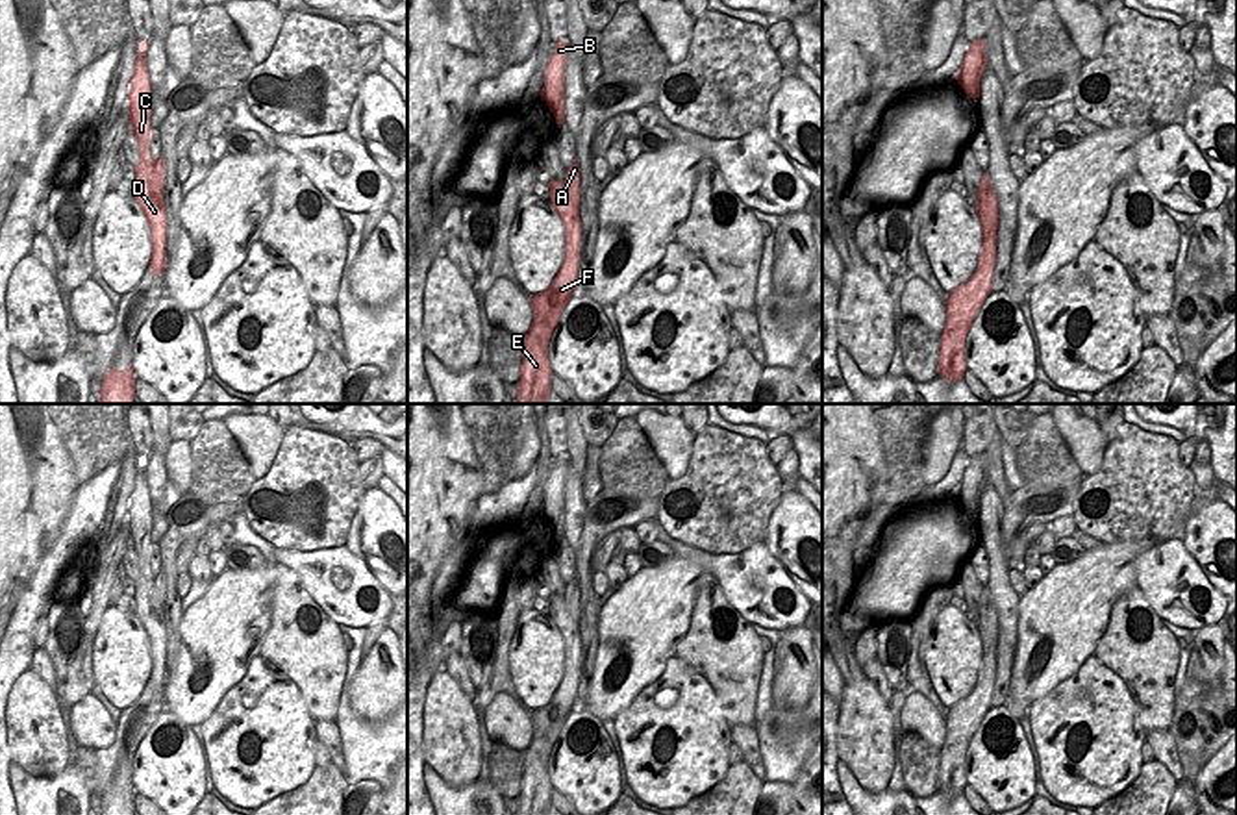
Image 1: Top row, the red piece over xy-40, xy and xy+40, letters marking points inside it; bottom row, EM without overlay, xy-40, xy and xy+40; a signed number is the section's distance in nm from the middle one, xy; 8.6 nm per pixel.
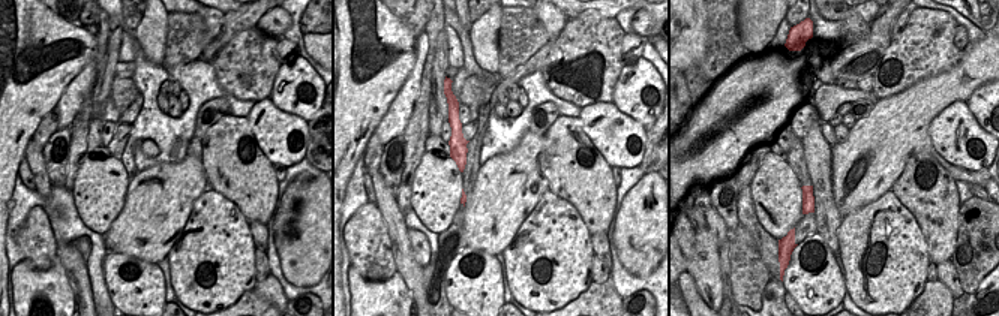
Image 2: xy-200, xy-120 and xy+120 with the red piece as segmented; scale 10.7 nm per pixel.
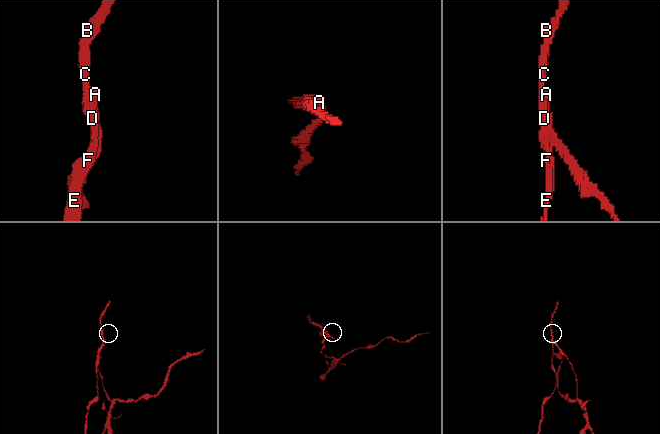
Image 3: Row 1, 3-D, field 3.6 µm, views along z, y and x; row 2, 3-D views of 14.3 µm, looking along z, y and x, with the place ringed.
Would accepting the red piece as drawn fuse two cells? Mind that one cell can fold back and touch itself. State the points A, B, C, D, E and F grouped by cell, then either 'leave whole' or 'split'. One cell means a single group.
A / B C D E F | split

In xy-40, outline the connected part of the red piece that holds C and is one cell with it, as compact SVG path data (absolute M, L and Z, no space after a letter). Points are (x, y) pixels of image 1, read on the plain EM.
M139 456L139 470L135 474L133 491L128 504L128 535L139 559L141 576L135 582L135 615L150 639L152 689L165 689L167 682L167 632L163 609L154 598L156 578L150 570L150 532L152 532L152 502L144 476L148 456Z

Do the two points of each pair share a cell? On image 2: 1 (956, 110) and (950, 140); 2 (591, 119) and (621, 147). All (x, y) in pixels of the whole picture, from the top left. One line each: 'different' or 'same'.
1: same
2: same

